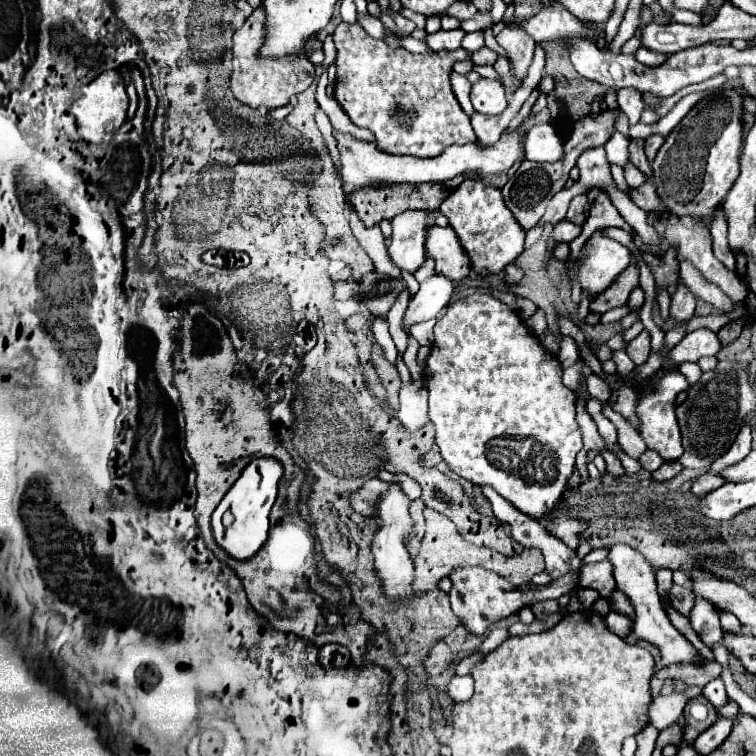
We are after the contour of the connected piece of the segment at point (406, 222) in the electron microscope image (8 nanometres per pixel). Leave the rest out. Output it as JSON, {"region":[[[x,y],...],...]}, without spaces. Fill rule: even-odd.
{"region":[[[404,211],[396,215],[392,225],[392,239],[388,243],[388,253],[400,269],[416,271],[424,261],[424,239],[428,233],[428,213],[426,211]]]}

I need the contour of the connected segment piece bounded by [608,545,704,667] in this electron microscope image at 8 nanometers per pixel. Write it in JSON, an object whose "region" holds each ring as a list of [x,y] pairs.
{"region":[[[612,545],[608,561],[612,561],[612,565],[614,565],[616,587],[620,591],[624,591],[630,597],[630,603],[634,605],[634,611],[636,611],[636,623],[632,629],[634,639],[638,639],[638,641],[644,639],[644,641],[656,645],[660,649],[660,655],[662,655],[662,661],[660,661],[662,667],[672,665],[672,663],[690,663],[690,665],[704,663],[704,659],[692,647],[692,643],[666,617],[666,613],[660,605],[660,595],[656,591],[656,577],[654,577],[652,565],[638,551],[634,551],[628,545]]]}

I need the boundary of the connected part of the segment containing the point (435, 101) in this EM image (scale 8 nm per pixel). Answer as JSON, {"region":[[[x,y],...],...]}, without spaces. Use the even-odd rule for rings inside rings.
{"region":[[[340,23],[332,37],[338,51],[334,99],[354,125],[374,133],[376,147],[382,153],[436,157],[448,145],[476,141],[470,117],[462,111],[448,83],[454,61],[470,59],[472,53],[462,47],[436,53],[392,51],[382,39],[368,37],[360,25],[348,23]]]}

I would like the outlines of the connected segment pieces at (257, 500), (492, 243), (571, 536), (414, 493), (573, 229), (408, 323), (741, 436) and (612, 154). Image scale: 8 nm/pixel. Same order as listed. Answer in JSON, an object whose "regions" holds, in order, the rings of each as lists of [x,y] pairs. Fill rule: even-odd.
{"regions":[[[[274,457],[252,459],[246,465],[246,469],[242,471],[240,479],[232,485],[232,489],[220,501],[220,505],[212,513],[212,531],[214,531],[214,539],[218,541],[218,545],[222,549],[226,549],[228,555],[232,555],[236,559],[250,559],[260,549],[260,545],[264,545],[264,541],[268,537],[268,527],[270,527],[268,515],[276,501],[278,483],[280,483],[282,475],[284,475],[284,467]],[[226,511],[230,511],[234,515],[234,523],[228,527],[222,525],[222,515]]],[[[466,179],[452,195],[440,205],[440,211],[448,217],[450,227],[460,237],[462,247],[468,251],[472,269],[478,273],[480,269],[488,269],[490,273],[498,273],[502,267],[512,263],[524,251],[526,231],[516,225],[510,209],[504,205],[500,191],[484,181]]],[[[560,515],[560,517],[558,517],[550,527],[546,527],[546,529],[548,529],[552,535],[560,537],[570,549],[576,549],[578,543],[580,543],[578,535],[580,535],[580,531],[584,529],[584,523],[572,519],[572,517],[568,517],[568,515]]],[[[385,469],[378,472],[378,478],[387,483],[397,483],[412,501],[421,497],[421,487],[405,474],[393,474]]],[[[560,221],[560,223],[556,223],[554,225],[554,231],[552,231],[552,235],[550,235],[550,239],[548,239],[548,249],[552,251],[554,249],[554,245],[556,243],[560,243],[560,241],[564,241],[564,243],[570,243],[572,239],[576,239],[578,235],[580,235],[580,231],[582,231],[582,227],[580,225],[574,225],[574,223],[570,223],[570,221]]],[[[434,275],[422,281],[420,291],[410,299],[402,329],[408,331],[414,323],[438,317],[438,313],[448,305],[452,293],[454,293],[454,283],[444,275]]],[[[744,423],[742,429],[740,429],[740,433],[738,433],[738,437],[736,437],[736,441],[734,441],[734,445],[730,447],[730,451],[728,451],[724,457],[720,457],[720,459],[708,469],[708,473],[710,473],[710,475],[720,475],[720,469],[726,469],[728,465],[736,465],[736,461],[744,459],[744,457],[750,453],[750,441],[752,441],[750,433],[752,433],[750,423]]],[[[614,133],[612,139],[606,141],[604,149],[606,149],[606,157],[610,163],[624,167],[624,163],[628,161],[628,141],[620,133]]]]}

